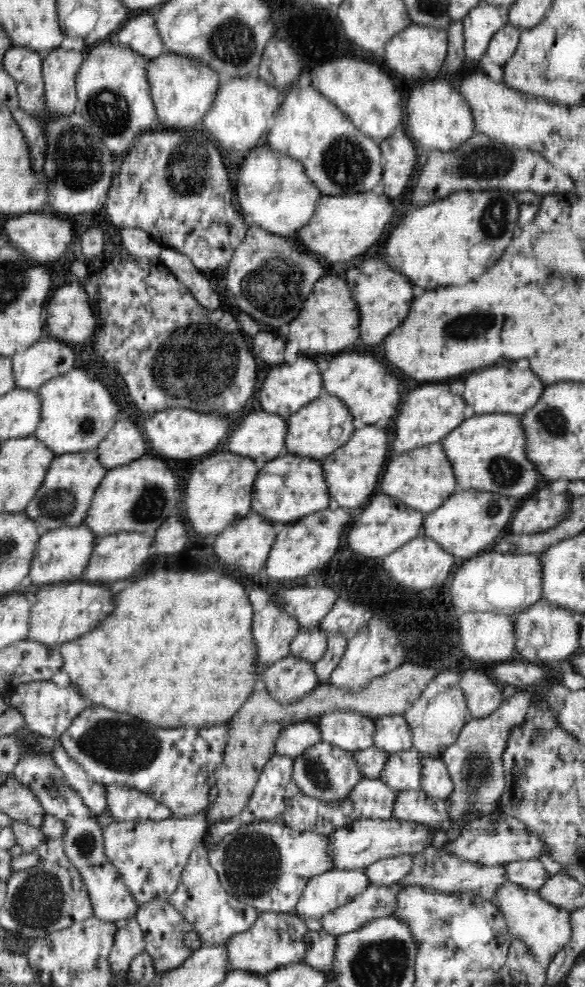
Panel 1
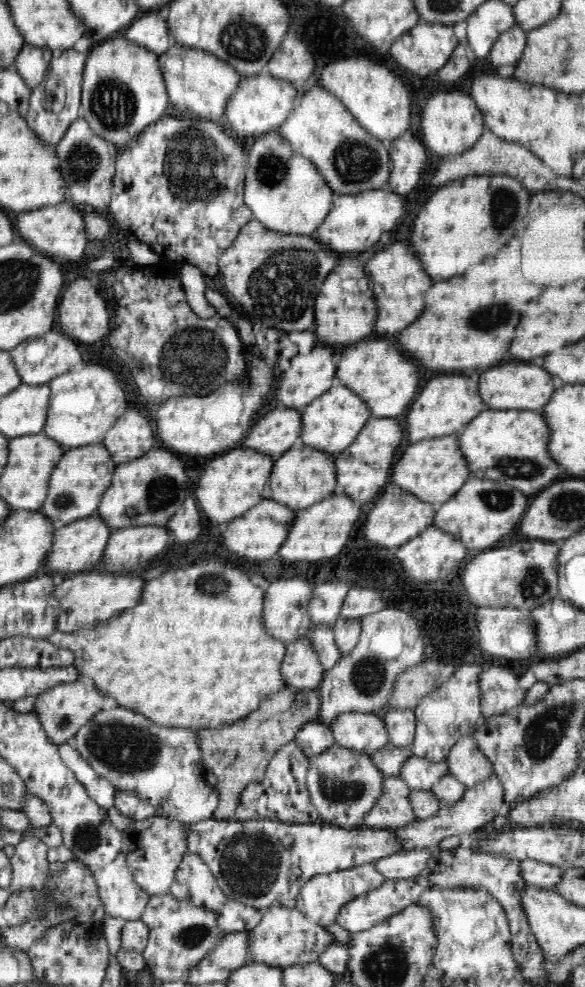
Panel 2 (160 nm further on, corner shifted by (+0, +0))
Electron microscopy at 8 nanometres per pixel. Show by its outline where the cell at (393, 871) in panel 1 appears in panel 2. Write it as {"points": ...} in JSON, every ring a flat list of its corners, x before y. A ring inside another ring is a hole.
{"points":[[430,849,401,850,392,856,380,858,375,868,384,875,385,879,414,878,424,871,433,858,434,851]]}

